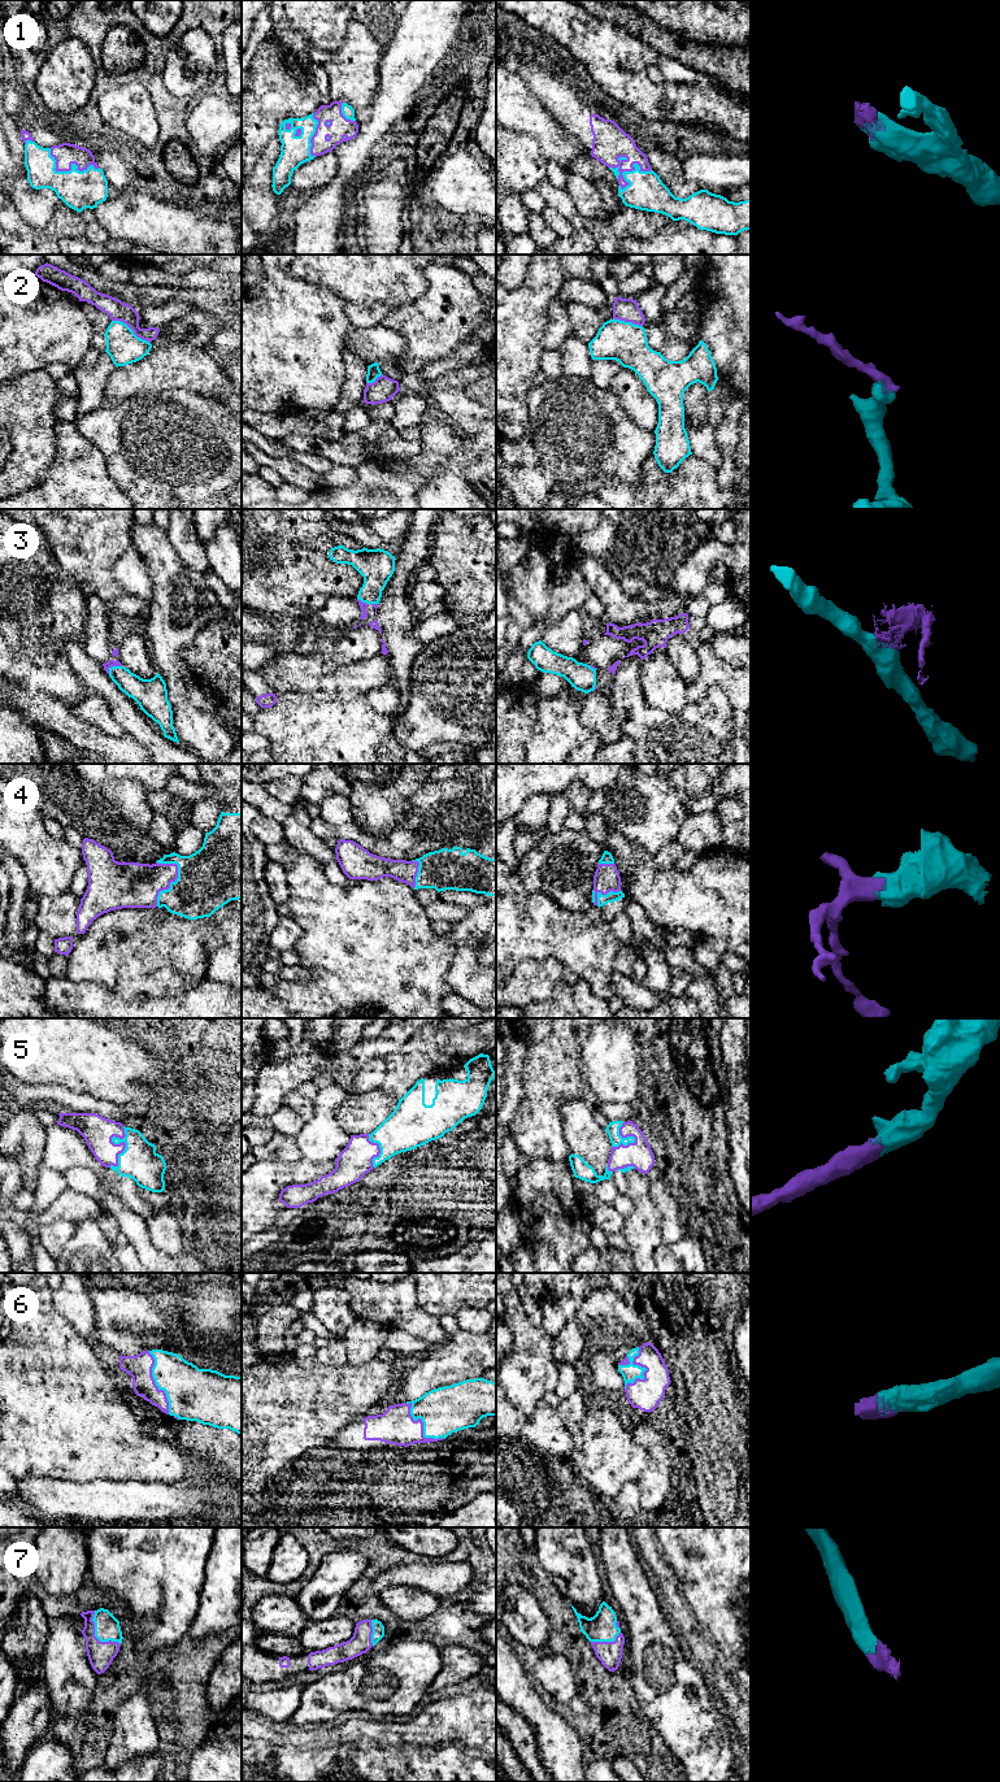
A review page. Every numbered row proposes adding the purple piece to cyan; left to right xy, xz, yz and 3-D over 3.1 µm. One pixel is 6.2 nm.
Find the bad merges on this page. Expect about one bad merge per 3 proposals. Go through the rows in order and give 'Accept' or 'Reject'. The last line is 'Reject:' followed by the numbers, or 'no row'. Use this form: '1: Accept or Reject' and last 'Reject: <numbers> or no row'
1: Accept
2: Reject
3: Reject
4: Accept
5: Accept
6: Accept
7: Accept
Reject: 2, 3

